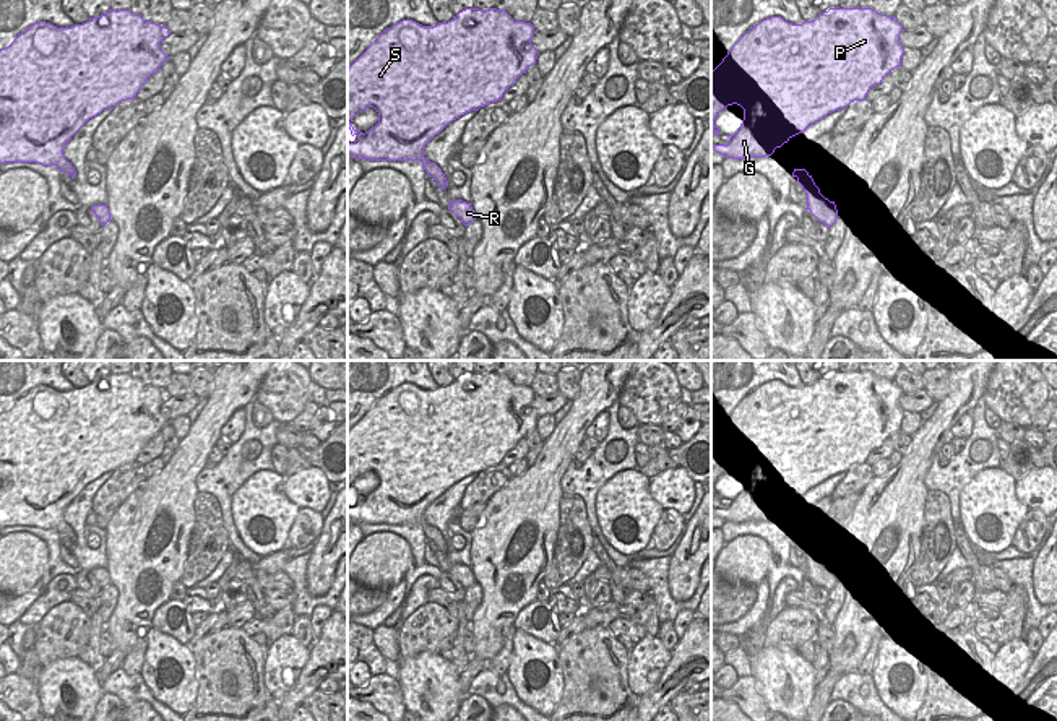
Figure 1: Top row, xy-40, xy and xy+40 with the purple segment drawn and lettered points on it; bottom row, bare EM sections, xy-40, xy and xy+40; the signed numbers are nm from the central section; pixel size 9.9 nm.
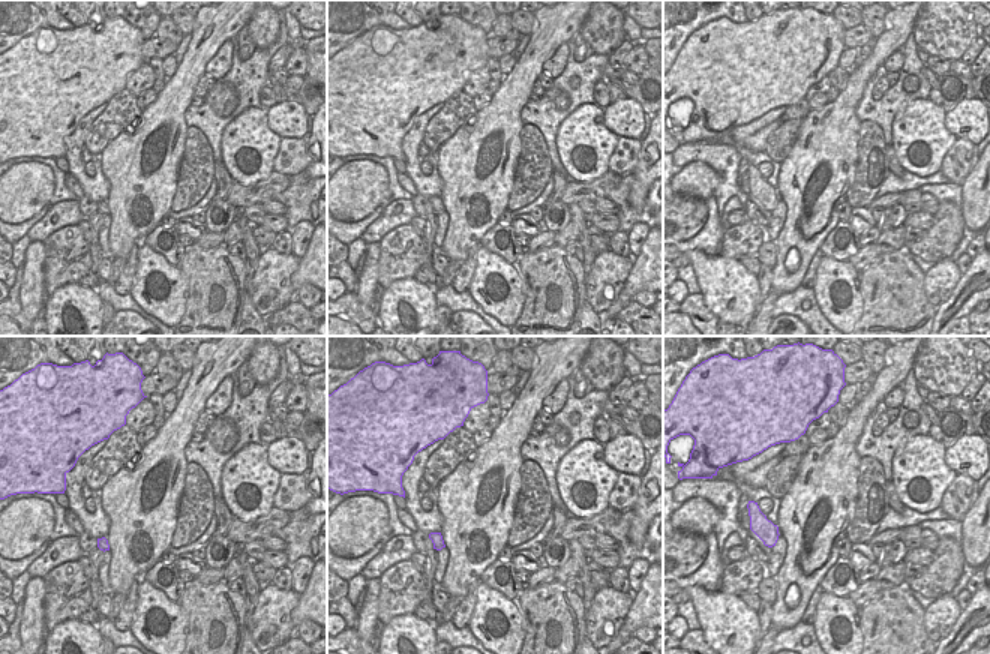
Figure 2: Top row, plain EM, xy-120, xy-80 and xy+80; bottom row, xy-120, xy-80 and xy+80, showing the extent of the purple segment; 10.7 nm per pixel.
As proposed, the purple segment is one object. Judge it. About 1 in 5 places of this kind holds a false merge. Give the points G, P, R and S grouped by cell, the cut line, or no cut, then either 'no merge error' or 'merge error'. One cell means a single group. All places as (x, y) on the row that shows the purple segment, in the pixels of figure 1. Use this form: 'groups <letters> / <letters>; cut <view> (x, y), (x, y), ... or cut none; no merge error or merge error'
groups G P R S; cut none; no merge error

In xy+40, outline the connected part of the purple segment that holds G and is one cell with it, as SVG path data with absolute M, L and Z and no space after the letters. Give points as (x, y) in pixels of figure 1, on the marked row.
M830 8L828 11L820 13L812 21L804 21L802 24L792 24L784 21L781 16L771 16L753 28L750 28L727 52L723 62L711 71L711 128L714 135L719 135L719 128L714 125L718 114L727 106L737 104L744 109L744 120L734 135L726 135L729 138L727 145L714 145L713 149L724 158L745 159L745 158L765 158L771 156L776 148L781 148L792 136L802 133L828 114L835 110L846 109L854 101L864 101L869 89L882 83L882 80L890 75L891 70L901 67L901 57L904 49L900 42L900 34L903 32L903 26L895 19L895 16L887 16L877 13L872 8Z

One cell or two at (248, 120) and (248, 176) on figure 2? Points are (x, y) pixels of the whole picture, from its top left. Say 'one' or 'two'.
one

